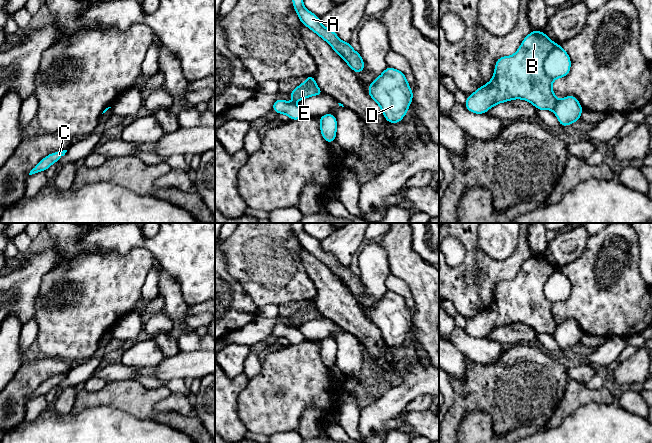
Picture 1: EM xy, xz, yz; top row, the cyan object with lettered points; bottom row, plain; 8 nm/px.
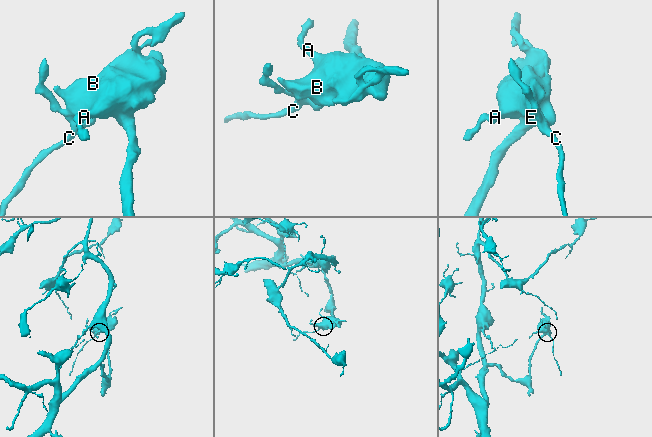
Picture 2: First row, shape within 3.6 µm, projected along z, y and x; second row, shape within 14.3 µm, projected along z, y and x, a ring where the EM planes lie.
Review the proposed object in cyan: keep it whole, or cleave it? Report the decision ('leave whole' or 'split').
leave whole

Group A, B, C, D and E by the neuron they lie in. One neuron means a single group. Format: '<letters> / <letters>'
A B C D E

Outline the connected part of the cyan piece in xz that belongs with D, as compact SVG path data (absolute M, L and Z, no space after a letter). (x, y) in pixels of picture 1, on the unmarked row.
M386 291L369 310L368 318L380 330L385 343L399 347L413 324L413 315L403 296Z

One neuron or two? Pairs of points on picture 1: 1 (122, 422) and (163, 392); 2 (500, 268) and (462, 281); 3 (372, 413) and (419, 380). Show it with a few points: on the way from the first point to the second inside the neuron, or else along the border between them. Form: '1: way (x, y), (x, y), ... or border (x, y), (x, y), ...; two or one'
1: border (109, 406), (138, 418), (151, 419); two
2: way (491, 271), (480, 273), (471, 281); one
3: way (384, 409), (408, 390); one

